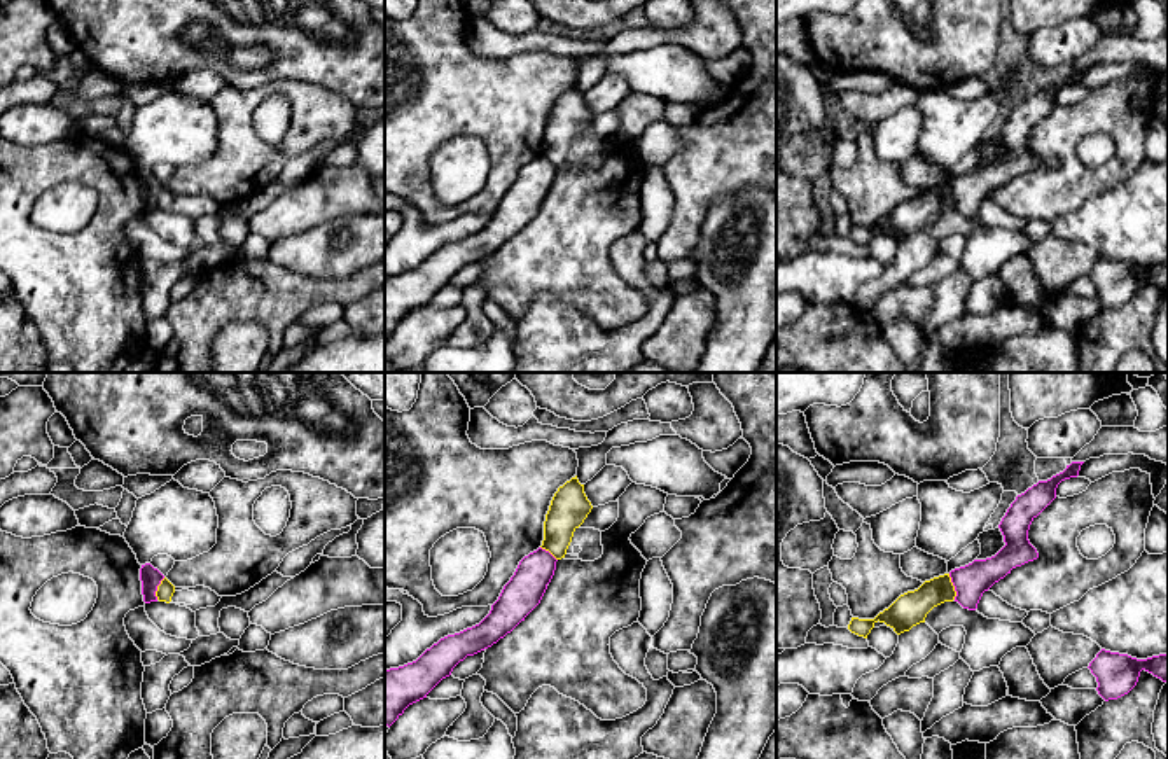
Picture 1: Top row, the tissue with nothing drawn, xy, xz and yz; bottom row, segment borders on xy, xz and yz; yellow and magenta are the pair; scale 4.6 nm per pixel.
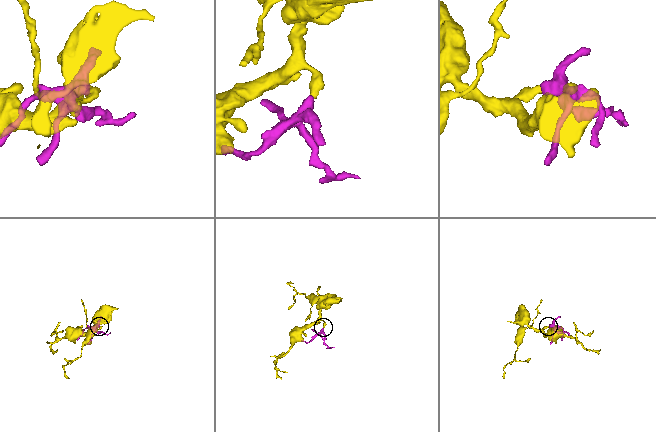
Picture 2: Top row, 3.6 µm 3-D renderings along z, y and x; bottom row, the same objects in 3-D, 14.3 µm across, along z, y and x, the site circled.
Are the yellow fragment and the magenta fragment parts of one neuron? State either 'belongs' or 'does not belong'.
does not belong

